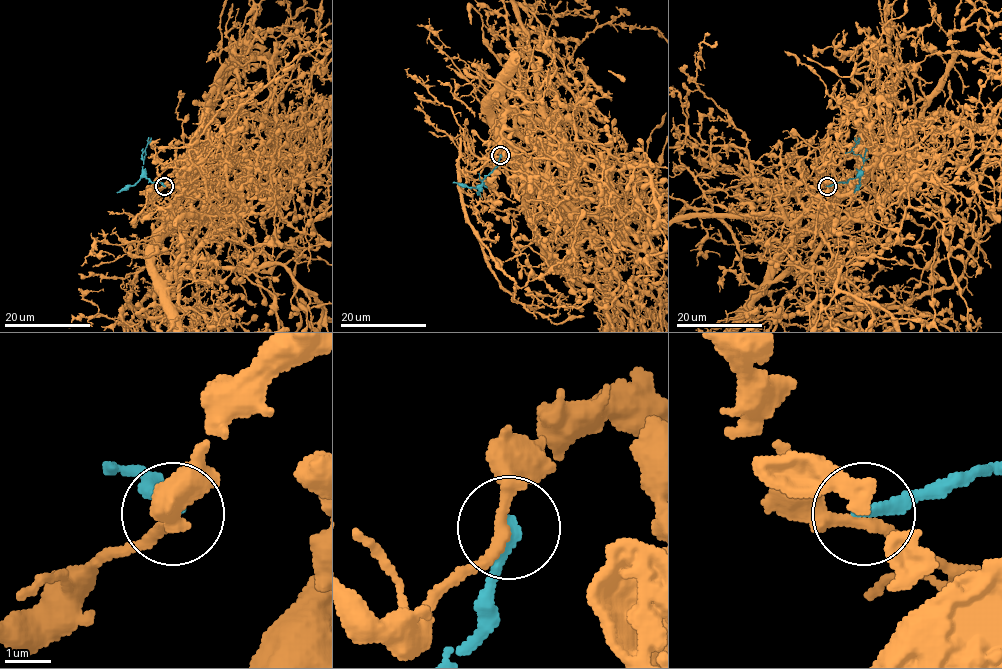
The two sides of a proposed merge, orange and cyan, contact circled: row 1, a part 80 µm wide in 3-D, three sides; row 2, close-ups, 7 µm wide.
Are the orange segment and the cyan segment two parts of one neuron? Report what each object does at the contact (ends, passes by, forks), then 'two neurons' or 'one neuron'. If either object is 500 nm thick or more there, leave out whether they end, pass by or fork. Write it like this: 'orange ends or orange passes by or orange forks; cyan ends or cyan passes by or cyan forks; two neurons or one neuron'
orange passes by; cyan ends; two neurons

